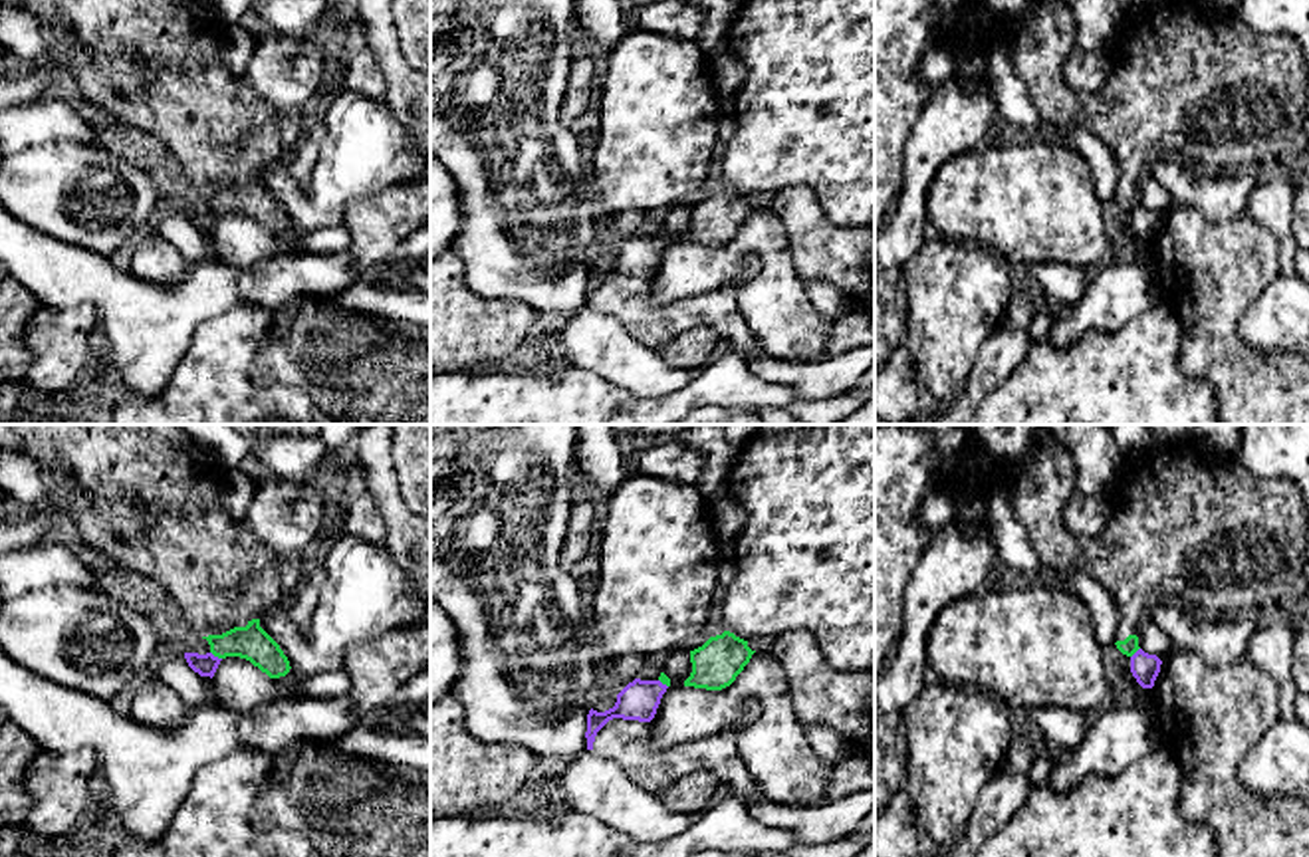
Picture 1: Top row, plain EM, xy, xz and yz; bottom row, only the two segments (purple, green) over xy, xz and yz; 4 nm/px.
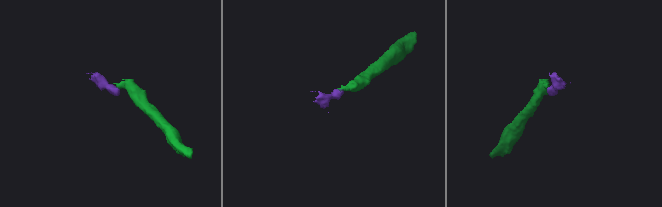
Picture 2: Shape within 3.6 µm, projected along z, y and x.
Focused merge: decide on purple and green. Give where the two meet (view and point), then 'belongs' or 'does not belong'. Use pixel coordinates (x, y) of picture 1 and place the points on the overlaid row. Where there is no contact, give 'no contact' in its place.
meets purple in xy at (217, 657); does not belong

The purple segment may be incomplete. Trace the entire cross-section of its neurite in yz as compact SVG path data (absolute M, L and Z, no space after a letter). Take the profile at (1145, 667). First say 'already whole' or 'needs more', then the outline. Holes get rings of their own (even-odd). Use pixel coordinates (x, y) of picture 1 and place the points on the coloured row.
already whole; M1142 649L1130 657L1130 673L1142 688L1154 686L1160 665L1162 661L1156 655L1148 655Z

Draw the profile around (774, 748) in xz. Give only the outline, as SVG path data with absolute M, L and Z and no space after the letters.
M756 651L722 690L668 686L651 720L653 744L672 748L718 734L748 698L760 702L760 714L738 730L736 746L762 796L781 805L819 805L829 772L793 714L785 671L770 651Z

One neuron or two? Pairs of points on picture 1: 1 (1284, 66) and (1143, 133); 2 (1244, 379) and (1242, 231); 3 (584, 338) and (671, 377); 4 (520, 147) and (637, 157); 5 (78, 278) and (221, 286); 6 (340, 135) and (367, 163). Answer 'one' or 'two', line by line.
1: one
2: one
3: one
4: two
5: one
6: one

